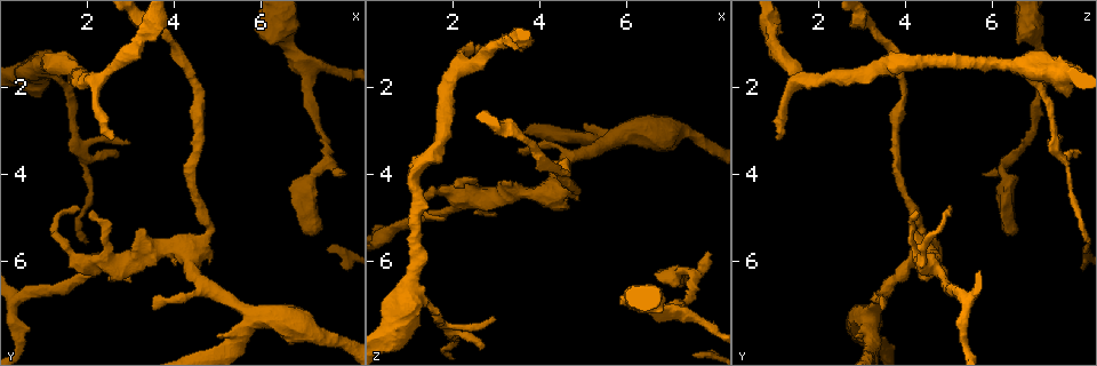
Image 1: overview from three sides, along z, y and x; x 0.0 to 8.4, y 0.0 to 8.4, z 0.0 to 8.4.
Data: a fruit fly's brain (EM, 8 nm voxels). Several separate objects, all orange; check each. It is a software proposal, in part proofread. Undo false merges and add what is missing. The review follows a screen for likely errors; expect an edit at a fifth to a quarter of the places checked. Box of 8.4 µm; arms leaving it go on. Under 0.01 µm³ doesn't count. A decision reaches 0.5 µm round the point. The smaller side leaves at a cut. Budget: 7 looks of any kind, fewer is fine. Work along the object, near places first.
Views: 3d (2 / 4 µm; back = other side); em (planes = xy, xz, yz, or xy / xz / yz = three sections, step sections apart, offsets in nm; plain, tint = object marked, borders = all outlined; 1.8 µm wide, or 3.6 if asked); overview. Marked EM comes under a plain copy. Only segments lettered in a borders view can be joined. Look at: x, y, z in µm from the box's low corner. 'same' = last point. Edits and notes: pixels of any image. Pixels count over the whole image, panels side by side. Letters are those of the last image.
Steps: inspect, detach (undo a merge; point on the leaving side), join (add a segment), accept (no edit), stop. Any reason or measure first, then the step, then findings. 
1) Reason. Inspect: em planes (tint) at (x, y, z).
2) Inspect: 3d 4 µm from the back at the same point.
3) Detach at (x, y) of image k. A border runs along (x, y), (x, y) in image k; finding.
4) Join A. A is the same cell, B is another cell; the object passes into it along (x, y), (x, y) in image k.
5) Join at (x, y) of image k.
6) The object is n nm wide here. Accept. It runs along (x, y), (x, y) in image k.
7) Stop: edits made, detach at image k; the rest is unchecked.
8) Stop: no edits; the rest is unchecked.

An open end. Inspect: 3d 4 µm at (2.95, 3.20, 7.25).

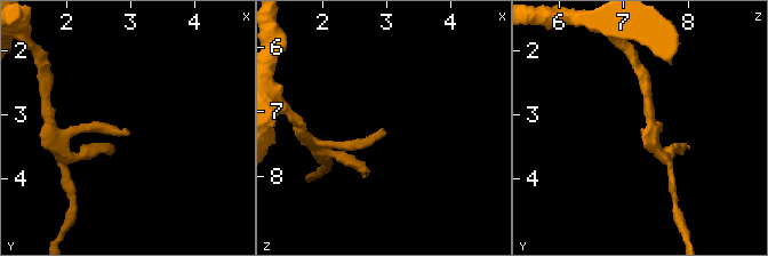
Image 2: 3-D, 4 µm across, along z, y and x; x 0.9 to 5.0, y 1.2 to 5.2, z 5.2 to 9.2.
Inspect: em planes (borders) at (2.90, 3.15, 7.25).

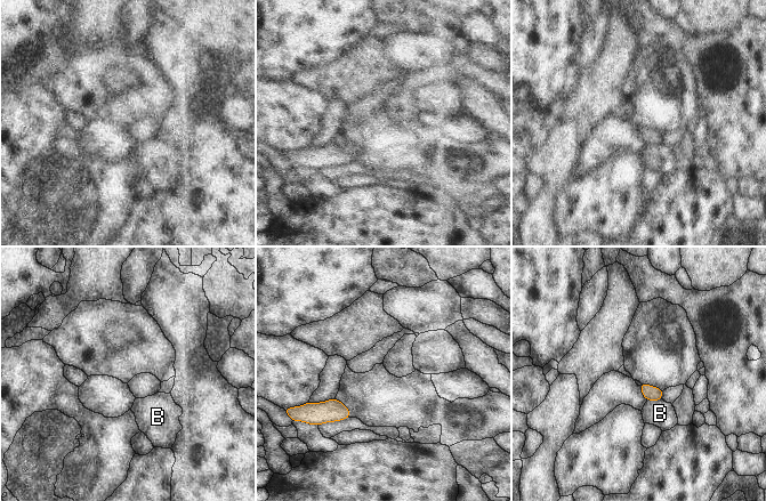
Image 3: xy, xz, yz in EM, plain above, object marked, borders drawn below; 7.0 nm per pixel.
Accept. B is another cell; a border runs along (661, 398), (647, 401) in image 3; none of them fits.

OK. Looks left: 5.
Branch stops here. Inspect: em 3.6 µm yz step 16 (borders) at (1.85, 4.75, 5.05).

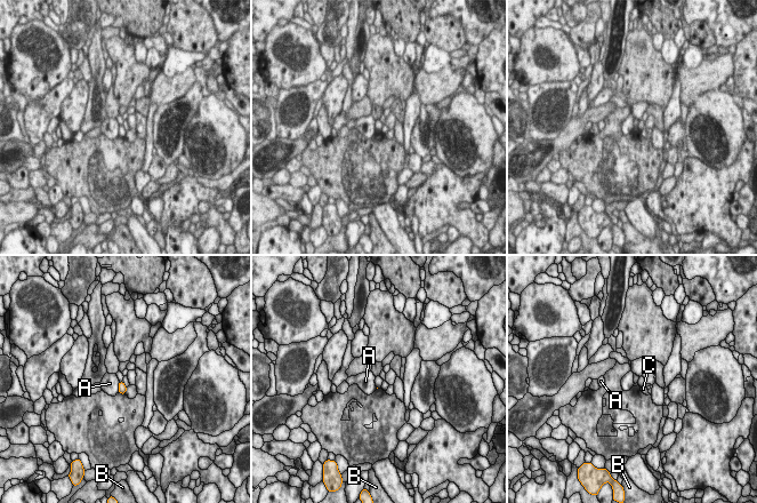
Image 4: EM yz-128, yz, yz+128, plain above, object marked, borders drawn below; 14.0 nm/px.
Accept. A, B and C are other cells; a border runs along (122, 381), (126, 388) in image 4; none of them fits.

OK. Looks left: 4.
Branch stops here. Inspect: 3d 2 µm at (2.50, 3.25, 1.10).

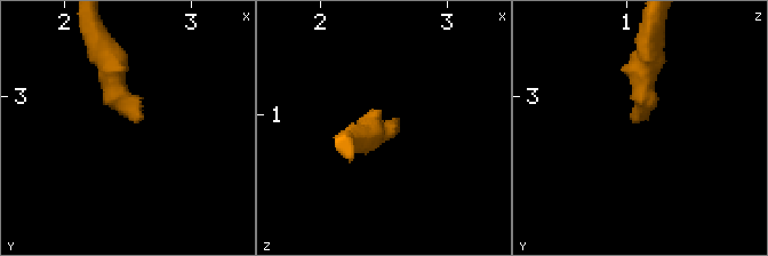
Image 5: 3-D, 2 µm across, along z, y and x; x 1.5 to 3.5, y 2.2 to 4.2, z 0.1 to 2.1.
Now the EM. Inspect: em yz step 16 (borders) at (2.58, 3.20, 1.02).

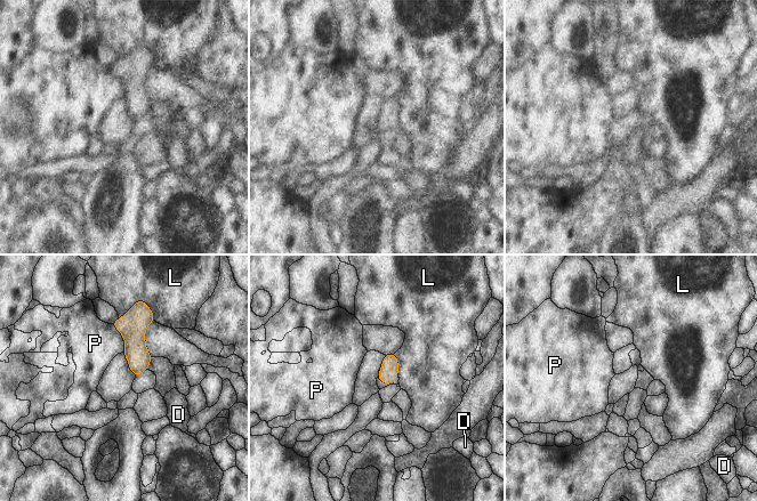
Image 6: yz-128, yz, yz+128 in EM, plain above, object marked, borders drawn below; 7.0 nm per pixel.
The object is 130 nm wide here. Accept. D, L and P are other cells; a border runs along (394, 353), (397, 360), (399, 374) in image 6; none of them fits.

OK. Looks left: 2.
Stop: no edits; the rest is unchecked.

